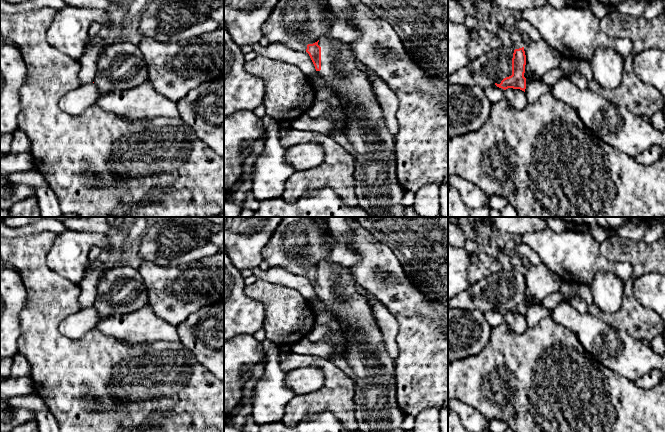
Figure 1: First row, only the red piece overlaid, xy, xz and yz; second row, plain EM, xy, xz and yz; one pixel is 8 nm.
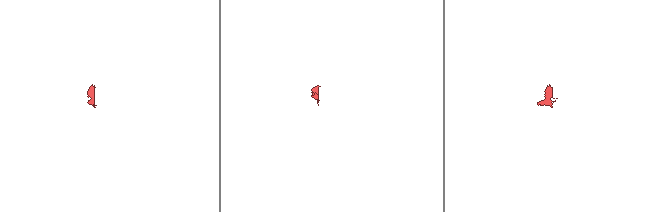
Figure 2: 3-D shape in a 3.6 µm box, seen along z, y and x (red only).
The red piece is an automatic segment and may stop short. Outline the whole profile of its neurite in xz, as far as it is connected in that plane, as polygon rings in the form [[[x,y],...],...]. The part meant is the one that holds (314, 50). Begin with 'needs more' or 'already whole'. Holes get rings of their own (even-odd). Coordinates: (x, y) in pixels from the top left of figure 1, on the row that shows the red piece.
needs more; [[[279,0],[273,11],[271,12],[268,20],[264,24],[262,24],[261,30],[263,36],[265,36],[270,41],[270,43],[280,43],[292,50],[299,51],[302,53],[308,53],[315,66],[317,73],[333,88],[336,95],[341,99],[341,106],[346,114],[344,135],[347,137],[349,143],[357,152],[357,156],[355,158],[354,181],[355,193],[358,200],[358,207],[362,208],[365,212],[372,215],[373,217],[403,217],[406,206],[402,204],[402,198],[406,190],[399,184],[396,175],[395,138],[392,137],[386,126],[384,113],[377,101],[372,84],[367,74],[363,71],[361,64],[355,58],[349,43],[330,38],[328,36],[330,27],[331,26],[329,25],[327,20],[327,9],[325,7],[325,0]]]

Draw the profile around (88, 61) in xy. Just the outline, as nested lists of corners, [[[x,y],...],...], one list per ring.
[[[91,44],[80,57],[78,78],[80,86],[94,82],[96,76],[97,63],[104,50],[105,45]]]

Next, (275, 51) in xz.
[[[271,43],[266,47],[257,45],[254,51],[258,56],[283,61],[287,64],[296,66],[307,77],[310,77],[317,72],[308,53],[292,50],[283,44]]]

